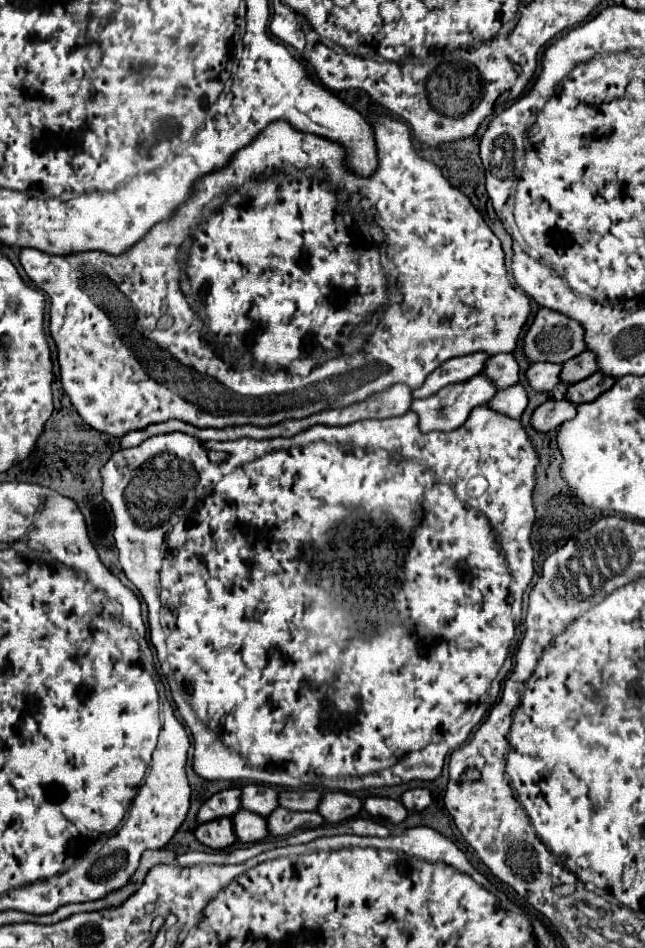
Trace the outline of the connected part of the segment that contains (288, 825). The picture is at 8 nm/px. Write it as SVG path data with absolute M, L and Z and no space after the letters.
M278 806L272 816L268 816L268 830L272 836L286 836L296 830L318 828L324 824L324 818L318 812L294 812Z

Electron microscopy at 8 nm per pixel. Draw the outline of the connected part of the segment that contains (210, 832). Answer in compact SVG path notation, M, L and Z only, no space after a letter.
M216 818L212 822L200 824L196 828L196 838L214 850L224 850L230 848L236 842L236 834L234 834L234 824L230 818Z

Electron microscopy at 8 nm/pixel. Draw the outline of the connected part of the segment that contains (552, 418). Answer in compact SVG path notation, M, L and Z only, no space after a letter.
M548 400L542 406L538 406L532 414L532 426L538 432L550 432L556 430L566 420L572 420L576 416L576 404L570 400Z

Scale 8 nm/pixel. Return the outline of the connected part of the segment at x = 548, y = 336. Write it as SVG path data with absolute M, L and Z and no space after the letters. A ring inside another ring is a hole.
M542 308L524 338L524 350L532 362L564 364L586 350L584 338L586 330L578 320Z

